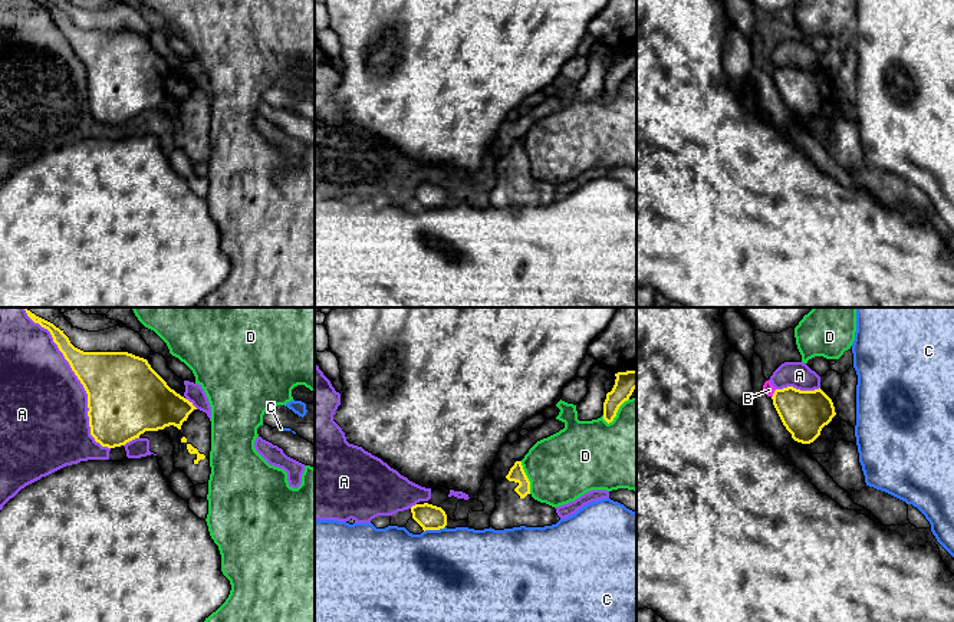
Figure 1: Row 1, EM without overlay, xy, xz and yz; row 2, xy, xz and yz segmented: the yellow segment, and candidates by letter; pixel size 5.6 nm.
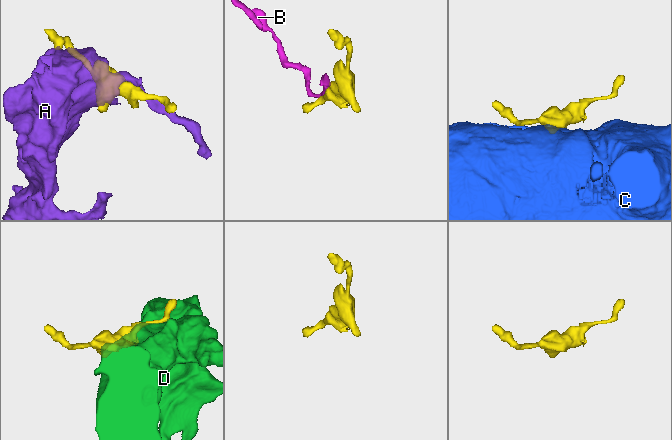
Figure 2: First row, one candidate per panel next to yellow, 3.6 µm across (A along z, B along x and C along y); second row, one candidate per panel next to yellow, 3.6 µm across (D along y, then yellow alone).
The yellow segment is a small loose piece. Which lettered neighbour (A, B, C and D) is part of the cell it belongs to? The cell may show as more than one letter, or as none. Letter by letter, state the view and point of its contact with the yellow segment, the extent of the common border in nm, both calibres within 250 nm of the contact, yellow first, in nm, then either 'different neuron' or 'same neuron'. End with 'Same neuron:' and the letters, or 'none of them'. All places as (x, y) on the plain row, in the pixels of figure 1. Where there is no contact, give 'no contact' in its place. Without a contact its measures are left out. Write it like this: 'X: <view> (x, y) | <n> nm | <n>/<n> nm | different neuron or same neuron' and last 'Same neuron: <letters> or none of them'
A: xy (82, 62) | 850 nm | 420/480 nm | different neuron
B: yz (773, 72) | 50 nm | 260/70 nm | different neuron
C: xz (434, 207) | 120 nm | 140/500 nm | different neuron
D: xz (526, 155) | 190 nm | 90/380 nm | different neuron
Same neuron: none of them

